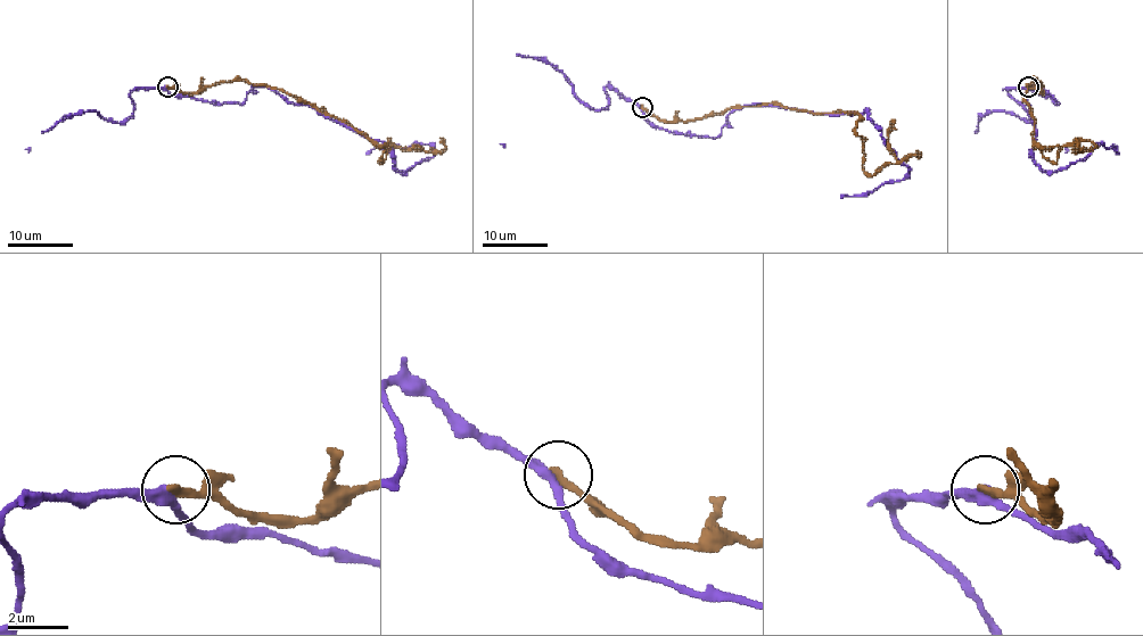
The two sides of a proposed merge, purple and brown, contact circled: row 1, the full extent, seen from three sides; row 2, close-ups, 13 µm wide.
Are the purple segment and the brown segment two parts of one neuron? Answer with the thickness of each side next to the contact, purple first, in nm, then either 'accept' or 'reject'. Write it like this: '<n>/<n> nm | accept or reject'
320/300 nm | reject

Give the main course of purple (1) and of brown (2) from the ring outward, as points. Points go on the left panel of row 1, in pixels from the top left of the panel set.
1: (166, 87), (241, 104), (253, 87), (276, 90), (383, 141), (399, 171), (435, 150), (366, 154)
2: (167, 87), (196, 92), (248, 81), (346, 120), (384, 148), (383, 163), (389, 139), (420, 146)

